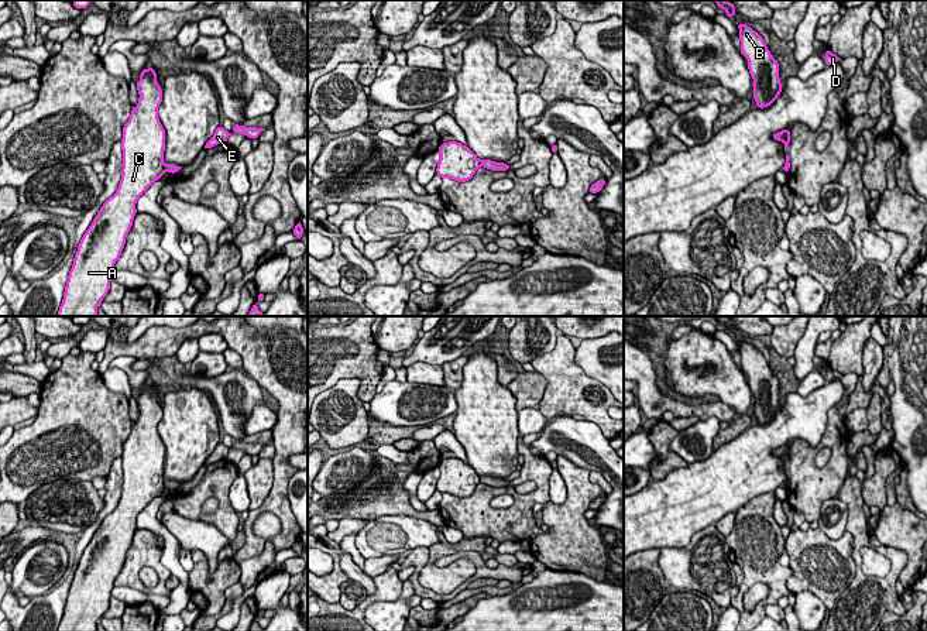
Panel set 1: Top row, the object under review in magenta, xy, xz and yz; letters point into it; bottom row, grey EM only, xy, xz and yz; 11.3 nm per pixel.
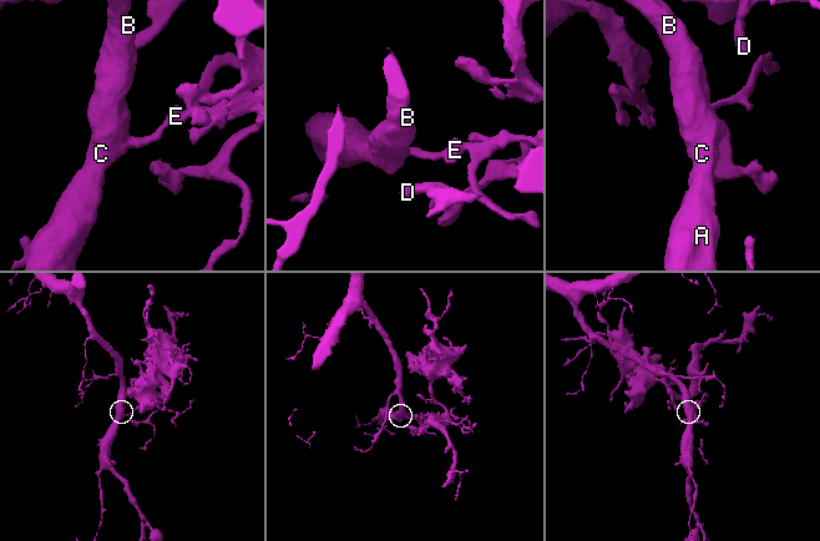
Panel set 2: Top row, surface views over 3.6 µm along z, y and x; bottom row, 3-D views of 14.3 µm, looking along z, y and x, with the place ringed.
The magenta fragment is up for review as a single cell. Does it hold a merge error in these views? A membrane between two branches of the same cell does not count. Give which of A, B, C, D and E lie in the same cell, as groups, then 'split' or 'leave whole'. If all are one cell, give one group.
A B C / D E | split

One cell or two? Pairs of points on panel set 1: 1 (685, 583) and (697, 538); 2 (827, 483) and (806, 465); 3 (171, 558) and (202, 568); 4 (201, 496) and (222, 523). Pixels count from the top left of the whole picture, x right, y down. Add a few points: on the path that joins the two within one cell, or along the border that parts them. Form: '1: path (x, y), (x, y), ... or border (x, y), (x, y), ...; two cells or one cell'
1: path (683, 572), (683, 555), (687, 549); one cell
2: path (821, 479), (812, 470); one cell
3: border (186, 573), (188, 592); two cells
4: path (212, 483), (223, 496), (223, 508); one cell

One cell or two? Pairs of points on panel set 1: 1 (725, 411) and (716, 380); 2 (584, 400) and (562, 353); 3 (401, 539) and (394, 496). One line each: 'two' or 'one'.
1: two
2: one
3: two

